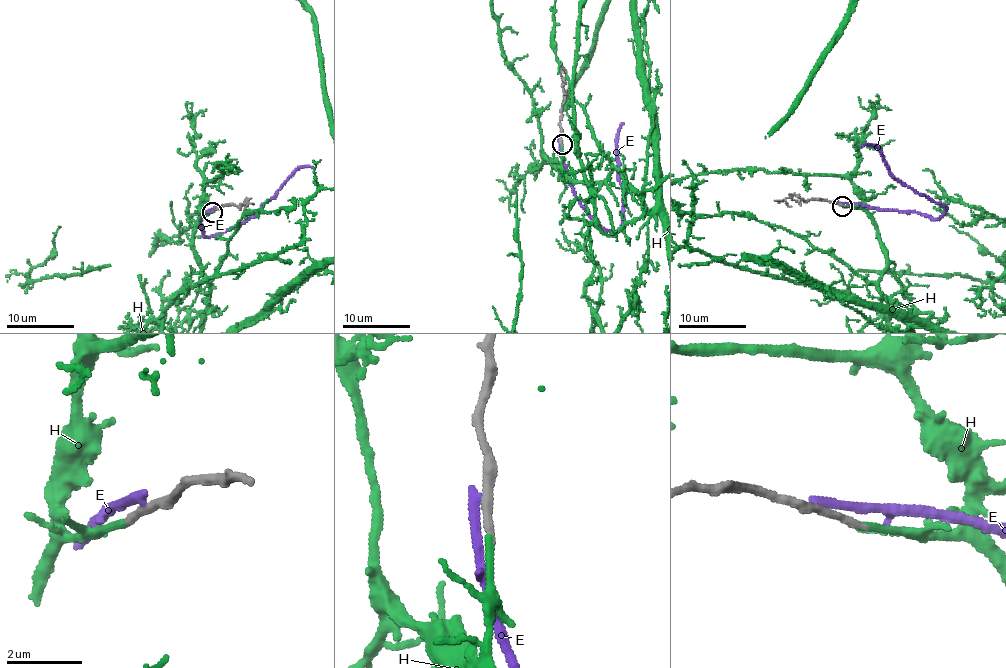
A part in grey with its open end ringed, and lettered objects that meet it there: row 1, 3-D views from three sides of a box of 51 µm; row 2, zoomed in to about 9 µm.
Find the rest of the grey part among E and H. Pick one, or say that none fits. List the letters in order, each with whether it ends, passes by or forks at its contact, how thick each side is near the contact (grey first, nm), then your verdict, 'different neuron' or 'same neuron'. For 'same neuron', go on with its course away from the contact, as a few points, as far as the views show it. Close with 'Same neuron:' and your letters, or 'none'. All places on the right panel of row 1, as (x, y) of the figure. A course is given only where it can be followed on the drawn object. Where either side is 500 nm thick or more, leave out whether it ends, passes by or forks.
E: it ends | 320/240 nm | different neuron
H: it ends | 190/180 nm | same neuron
Same neuron: H

